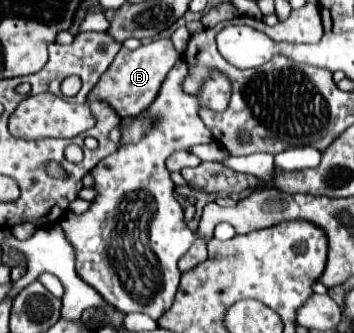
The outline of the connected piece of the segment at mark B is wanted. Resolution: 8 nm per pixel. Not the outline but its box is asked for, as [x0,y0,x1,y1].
[92,40,178,118]

